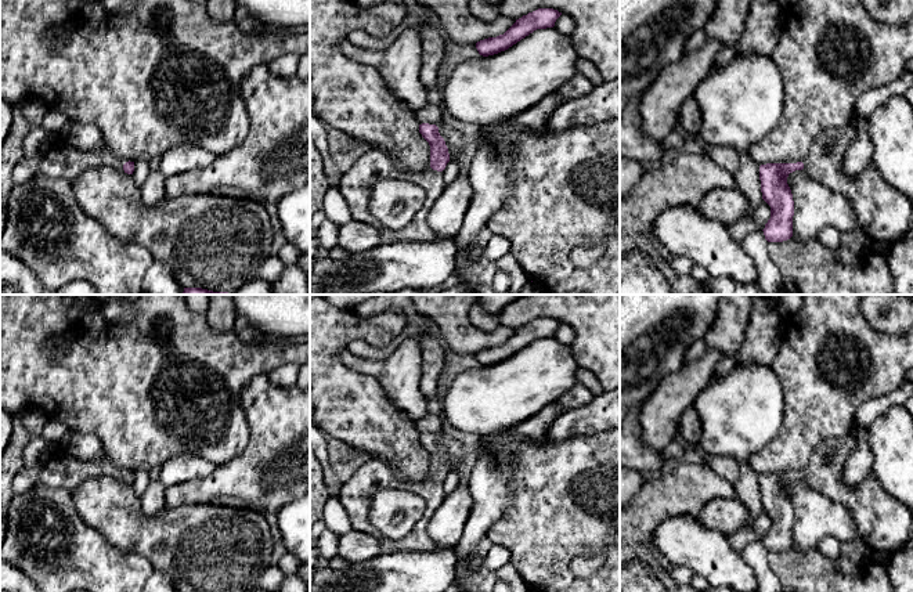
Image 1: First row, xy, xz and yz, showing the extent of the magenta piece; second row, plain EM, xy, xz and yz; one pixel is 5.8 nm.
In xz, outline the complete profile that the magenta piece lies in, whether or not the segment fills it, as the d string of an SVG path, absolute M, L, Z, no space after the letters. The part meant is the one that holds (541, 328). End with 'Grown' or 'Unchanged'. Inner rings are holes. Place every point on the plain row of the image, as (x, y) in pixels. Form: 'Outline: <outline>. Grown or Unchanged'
Outline: M538 318L516 329L516 332L504 344L477 351L476 358L483 367L498 364L537 339L553 337L560 325L562 322L553 318Z. Unchanged

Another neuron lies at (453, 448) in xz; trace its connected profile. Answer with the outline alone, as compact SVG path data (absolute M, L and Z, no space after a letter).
M443 430L436 436L439 437L439 443L448 458L450 470L461 470L461 459L463 456L462 445Z

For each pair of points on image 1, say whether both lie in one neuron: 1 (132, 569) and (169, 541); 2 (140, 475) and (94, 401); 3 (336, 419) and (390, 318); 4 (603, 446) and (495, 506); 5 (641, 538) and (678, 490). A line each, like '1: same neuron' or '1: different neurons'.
1: different neurons
2: different neurons
3: same neuron
4: different neurons
5: same neuron

